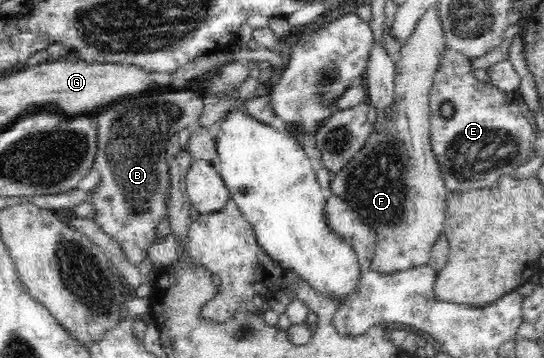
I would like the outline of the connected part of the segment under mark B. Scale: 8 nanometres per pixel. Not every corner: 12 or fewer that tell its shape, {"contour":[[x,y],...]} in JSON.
{"contour":[[193,90],[95,114],[93,219],[136,266],[158,242],[166,144],[200,122]]}

